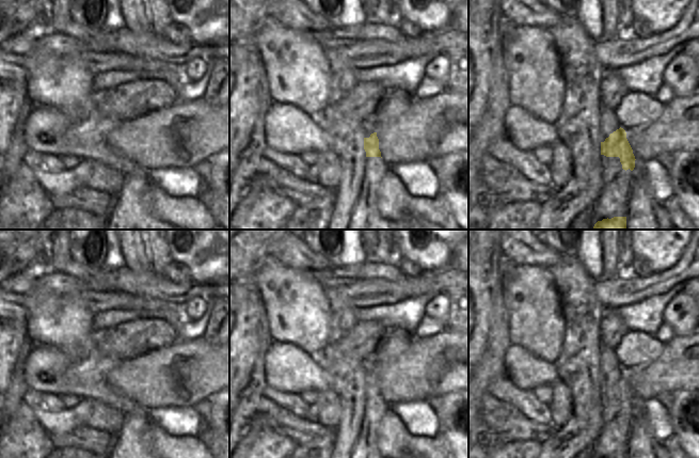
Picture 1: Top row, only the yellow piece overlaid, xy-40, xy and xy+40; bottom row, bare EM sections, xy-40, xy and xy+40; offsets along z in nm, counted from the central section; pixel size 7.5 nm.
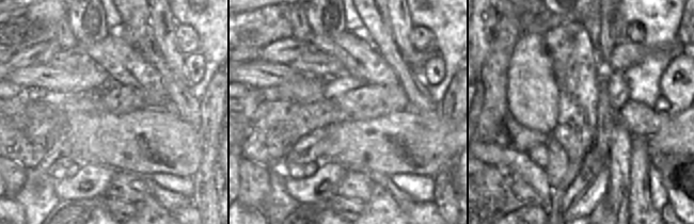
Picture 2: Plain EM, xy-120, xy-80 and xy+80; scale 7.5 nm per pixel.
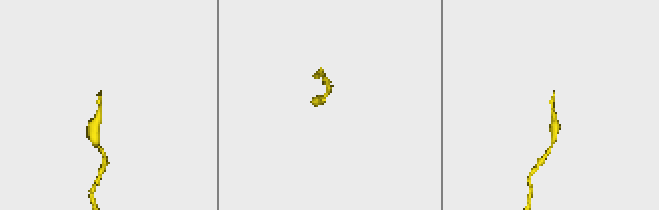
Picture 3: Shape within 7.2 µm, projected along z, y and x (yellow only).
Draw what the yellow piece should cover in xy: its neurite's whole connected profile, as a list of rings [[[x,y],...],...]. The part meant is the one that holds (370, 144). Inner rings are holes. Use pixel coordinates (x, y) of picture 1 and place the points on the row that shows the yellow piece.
[[[377,132],[371,133],[369,138],[364,138],[364,149],[366,157],[381,157]]]

